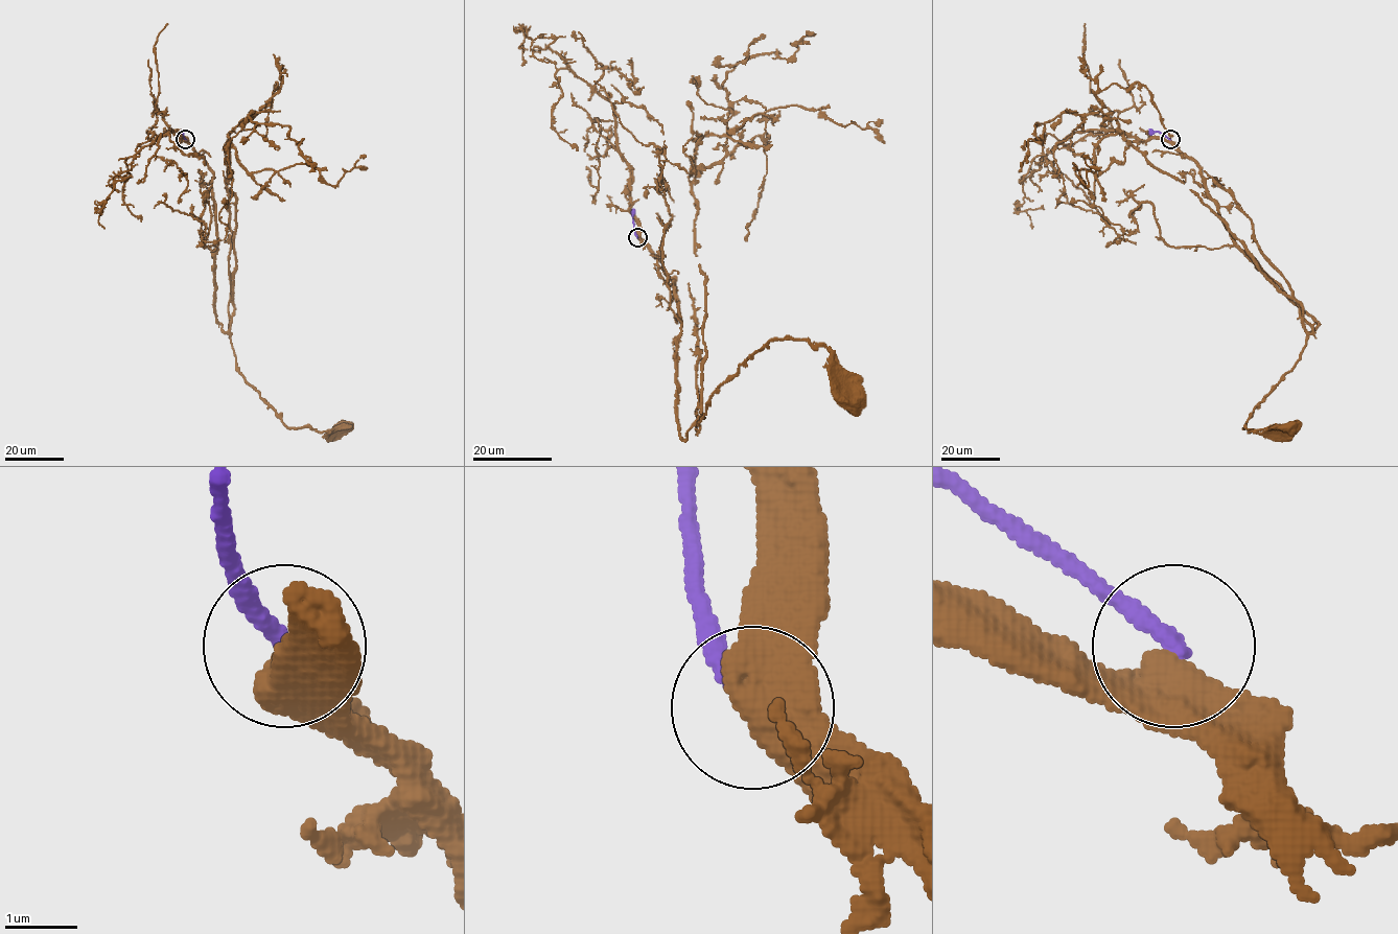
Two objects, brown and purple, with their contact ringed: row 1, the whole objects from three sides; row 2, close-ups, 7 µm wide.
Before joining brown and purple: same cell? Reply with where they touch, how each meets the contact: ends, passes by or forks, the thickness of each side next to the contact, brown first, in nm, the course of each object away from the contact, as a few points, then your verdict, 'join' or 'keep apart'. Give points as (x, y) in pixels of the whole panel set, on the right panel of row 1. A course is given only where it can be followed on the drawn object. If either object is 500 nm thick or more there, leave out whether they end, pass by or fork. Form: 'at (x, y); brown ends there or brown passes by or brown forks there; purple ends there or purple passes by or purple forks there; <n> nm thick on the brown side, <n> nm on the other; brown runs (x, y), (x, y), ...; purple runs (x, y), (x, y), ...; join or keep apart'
at (1170, 139); 700 nm thick on the brown side, 280 nm on the other; brown runs (1169, 140), (1198, 168), (1231, 238), (1319, 322), (1294, 367), (1254, 407), (1245, 427), (1250, 433), (1288, 427); purple runs (1169, 140), (1149, 129); keep apart

